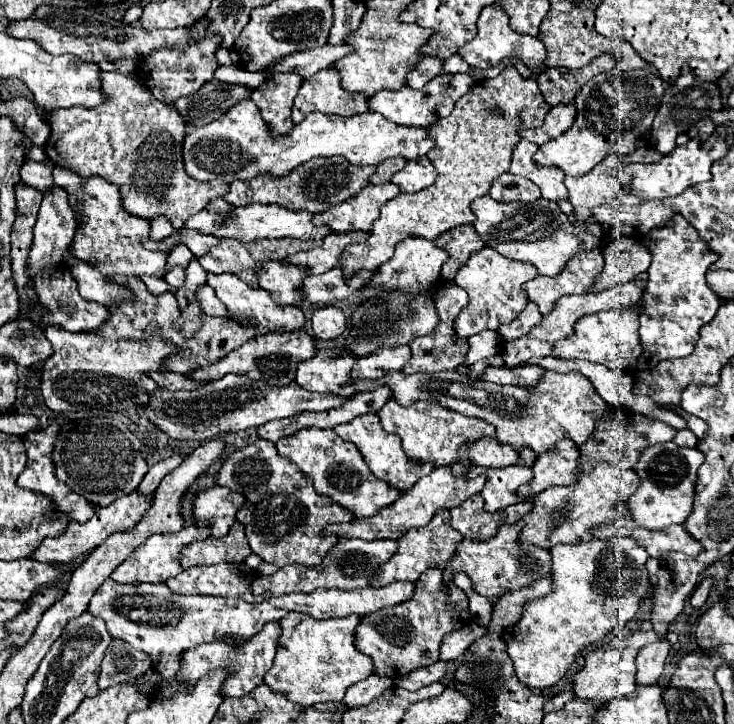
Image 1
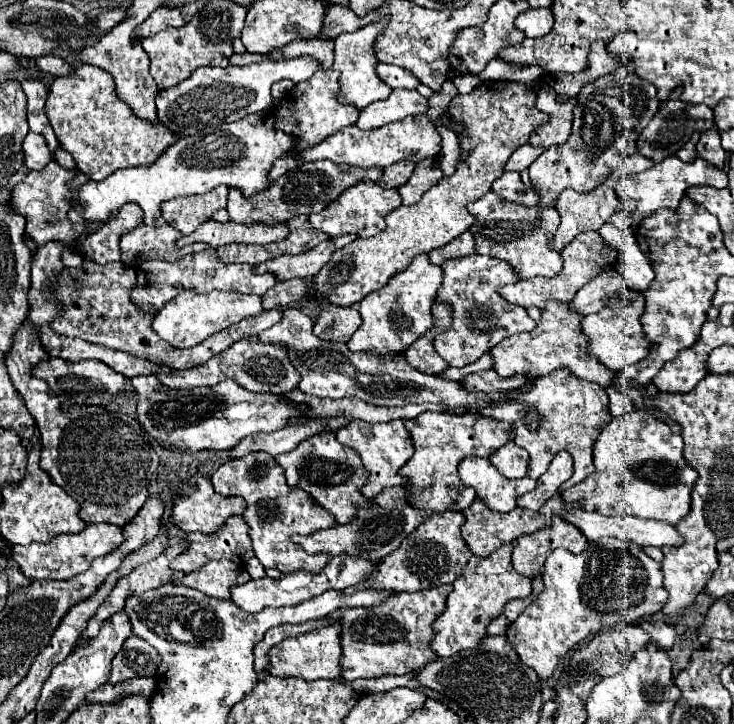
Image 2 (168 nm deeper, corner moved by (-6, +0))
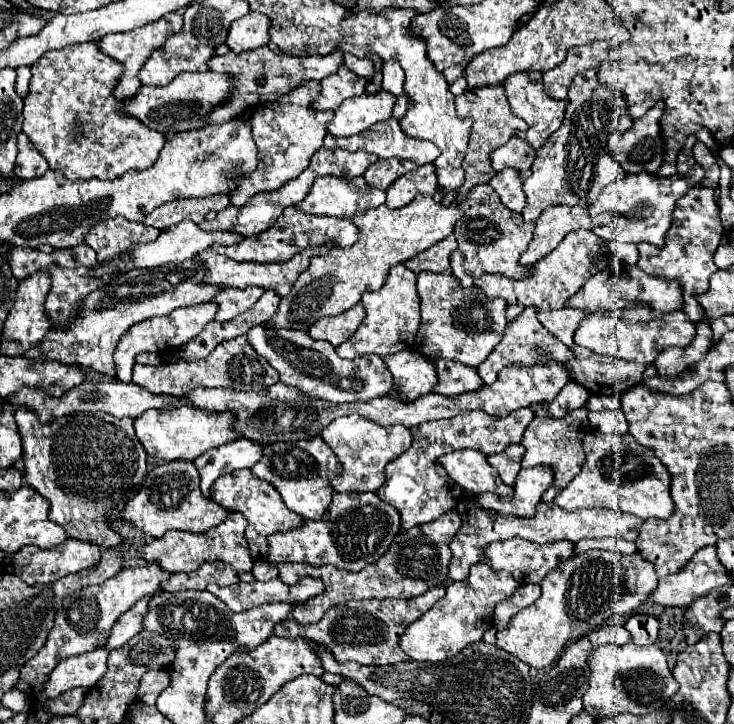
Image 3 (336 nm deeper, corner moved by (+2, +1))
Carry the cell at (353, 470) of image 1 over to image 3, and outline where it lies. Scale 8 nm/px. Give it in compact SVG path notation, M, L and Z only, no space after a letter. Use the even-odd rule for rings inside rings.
M313 436L309 440L299 442L267 444L263 458L251 468L251 472L257 478L273 484L289 510L297 512L307 520L321 520L321 516L327 512L331 504L331 480L339 476L343 468L341 462L335 458L335 452L325 444L325 440L321 440L321 436Z

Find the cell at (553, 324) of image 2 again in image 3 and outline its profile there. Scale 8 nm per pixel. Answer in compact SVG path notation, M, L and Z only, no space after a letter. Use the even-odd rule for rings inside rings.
M525 308L523 314L517 316L517 318L509 324L509 328L505 330L503 340L495 346L495 350L487 356L487 360L477 368L477 372L479 372L481 380L489 386L489 384L493 384L493 382L497 380L501 368L505 368L505 366L509 366L509 364L521 364L523 368L529 368L529 366L533 366L537 360L541 360L543 356L545 356L547 360L551 360L551 362L557 362L557 364L567 364L571 358L575 358L575 354L571 352L571 348L563 346L559 340L555 340L555 336L551 336L551 334L543 328L543 324L537 320L537 308Z

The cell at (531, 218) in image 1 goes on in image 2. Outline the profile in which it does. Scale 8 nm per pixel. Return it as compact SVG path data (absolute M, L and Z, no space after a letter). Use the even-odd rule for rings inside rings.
M489 191L475 203L469 203L469 213L475 217L475 223L469 227L469 231L473 233L475 251L479 255L489 255L509 263L521 279L553 277L561 271L561 255L551 251L545 239L545 221L559 221L555 207L541 209L541 205L513 205L511 201L505 201L497 193Z

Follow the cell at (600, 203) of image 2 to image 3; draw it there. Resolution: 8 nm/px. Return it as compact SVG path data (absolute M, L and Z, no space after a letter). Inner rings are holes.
M555 204L539 216L533 240L529 242L529 248L521 254L521 264L535 264L545 254L555 250L569 232L593 230L601 224L605 224L605 214L591 216L585 206Z

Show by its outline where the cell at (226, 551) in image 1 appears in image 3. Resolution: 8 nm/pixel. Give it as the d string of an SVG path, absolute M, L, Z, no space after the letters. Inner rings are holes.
M229 512L229 516L213 526L207 532L195 534L195 532L181 532L181 530L171 530L165 536L153 540L151 544L143 546L141 556L149 562L155 560L159 562L159 566L167 572L193 572L199 568L201 562L207 560L223 560L227 562L235 572L249 572L253 568L253 560L247 552L247 540L245 540L245 518L239 512Z

